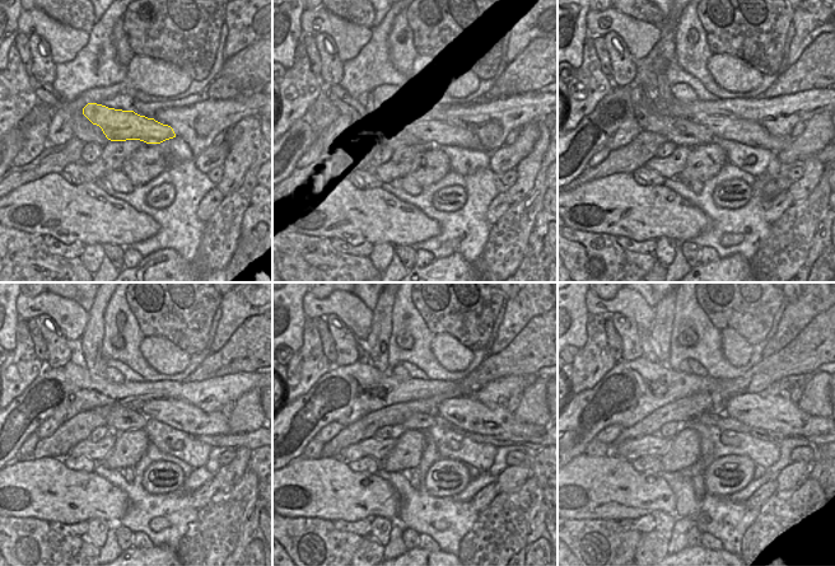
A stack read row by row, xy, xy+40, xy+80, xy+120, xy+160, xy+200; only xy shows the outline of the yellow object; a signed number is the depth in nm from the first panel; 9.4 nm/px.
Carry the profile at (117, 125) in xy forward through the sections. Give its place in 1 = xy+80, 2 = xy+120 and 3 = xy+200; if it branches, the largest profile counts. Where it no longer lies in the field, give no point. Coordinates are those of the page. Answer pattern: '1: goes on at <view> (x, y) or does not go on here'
1: goes on at xy+80 (743, 131)
2: goes on at xy+120 (177, 414)
3: goes on at xy+200 (766, 412)

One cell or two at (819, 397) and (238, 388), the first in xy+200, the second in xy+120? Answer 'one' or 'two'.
two

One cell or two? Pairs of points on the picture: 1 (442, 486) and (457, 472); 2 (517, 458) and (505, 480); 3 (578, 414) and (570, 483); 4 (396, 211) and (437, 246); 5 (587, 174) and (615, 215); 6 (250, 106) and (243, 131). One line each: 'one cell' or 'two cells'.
1: one cell
2: two cells
3: two cells
4: two cells
5: two cells
6: two cells

